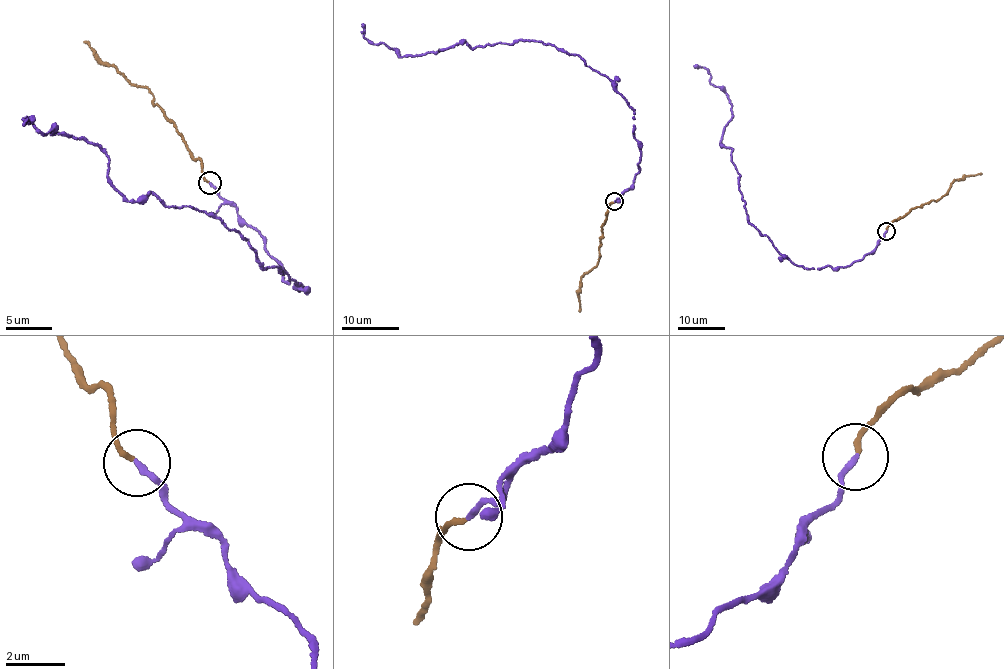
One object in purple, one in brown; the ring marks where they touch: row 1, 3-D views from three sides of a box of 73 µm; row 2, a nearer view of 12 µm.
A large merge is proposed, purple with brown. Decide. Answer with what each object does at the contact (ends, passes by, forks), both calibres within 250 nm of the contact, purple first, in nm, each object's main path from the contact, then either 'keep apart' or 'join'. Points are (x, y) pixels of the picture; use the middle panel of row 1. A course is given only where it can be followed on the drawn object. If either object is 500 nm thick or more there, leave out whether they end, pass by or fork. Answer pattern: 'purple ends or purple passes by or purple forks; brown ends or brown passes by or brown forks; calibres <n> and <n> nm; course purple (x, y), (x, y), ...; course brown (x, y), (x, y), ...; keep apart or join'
purple ends; brown ends; calibres 190 and 160 nm; course purple (614, 201), (637, 172), (633, 108), (576, 54), (525, 39), (400, 57), (364, 37), (362, 24); course brown (614, 202), (609, 206), (607, 219), (602, 226), (599, 261), (582, 278), (579, 311); join

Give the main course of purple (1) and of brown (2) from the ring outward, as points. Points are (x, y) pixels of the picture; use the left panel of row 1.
1: (210, 182), (301, 290), (226, 224), (152, 193), (131, 201), (99, 147), (32, 121)
2: (209, 181), (201, 161), (152, 102), (148, 90), (132, 84), (114, 66), (103, 62), (84, 41)

